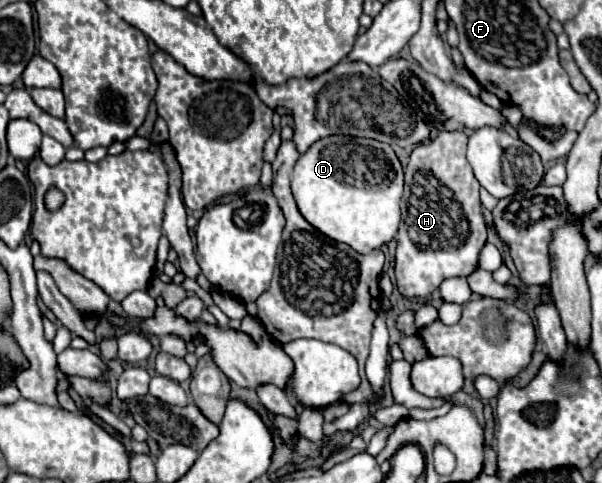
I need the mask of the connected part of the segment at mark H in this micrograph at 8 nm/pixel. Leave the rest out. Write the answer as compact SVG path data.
M440 132L436 140L418 144L412 154L410 162L404 168L406 186L402 198L404 220L398 230L398 248L396 248L396 282L402 296L430 296L442 280L452 276L470 276L478 268L478 254L486 242L486 222L482 216L480 206L480 184L472 174L472 168L466 160L466 134L464 132Z

